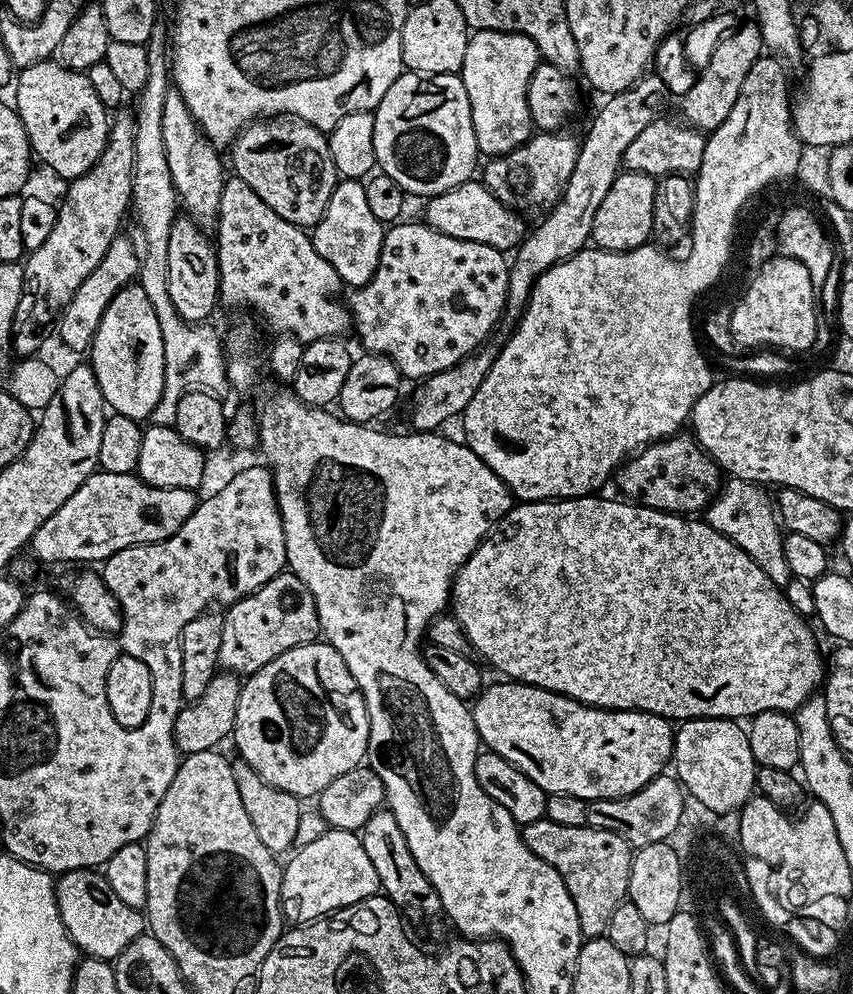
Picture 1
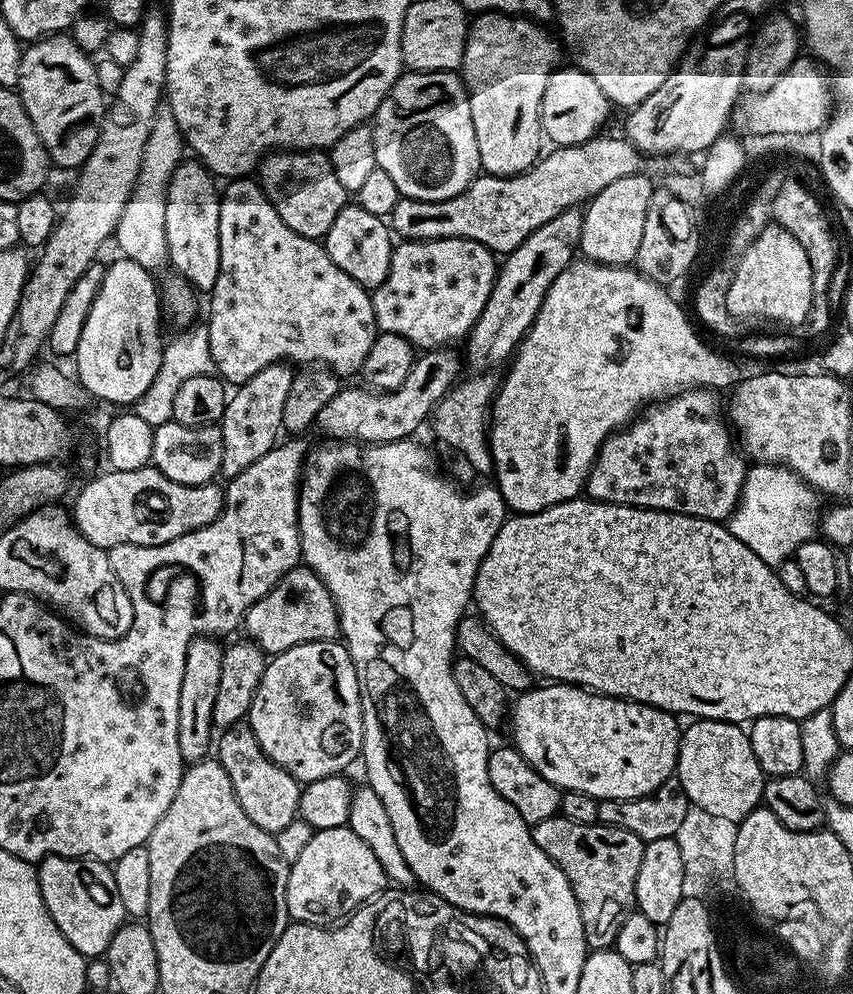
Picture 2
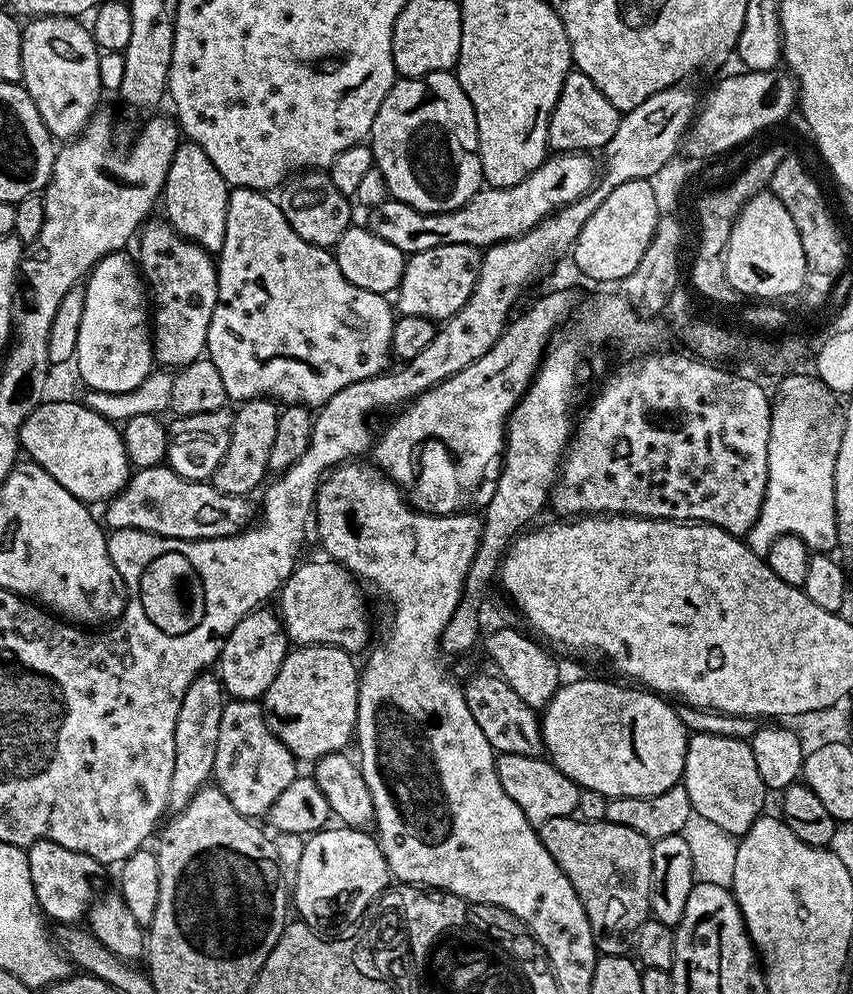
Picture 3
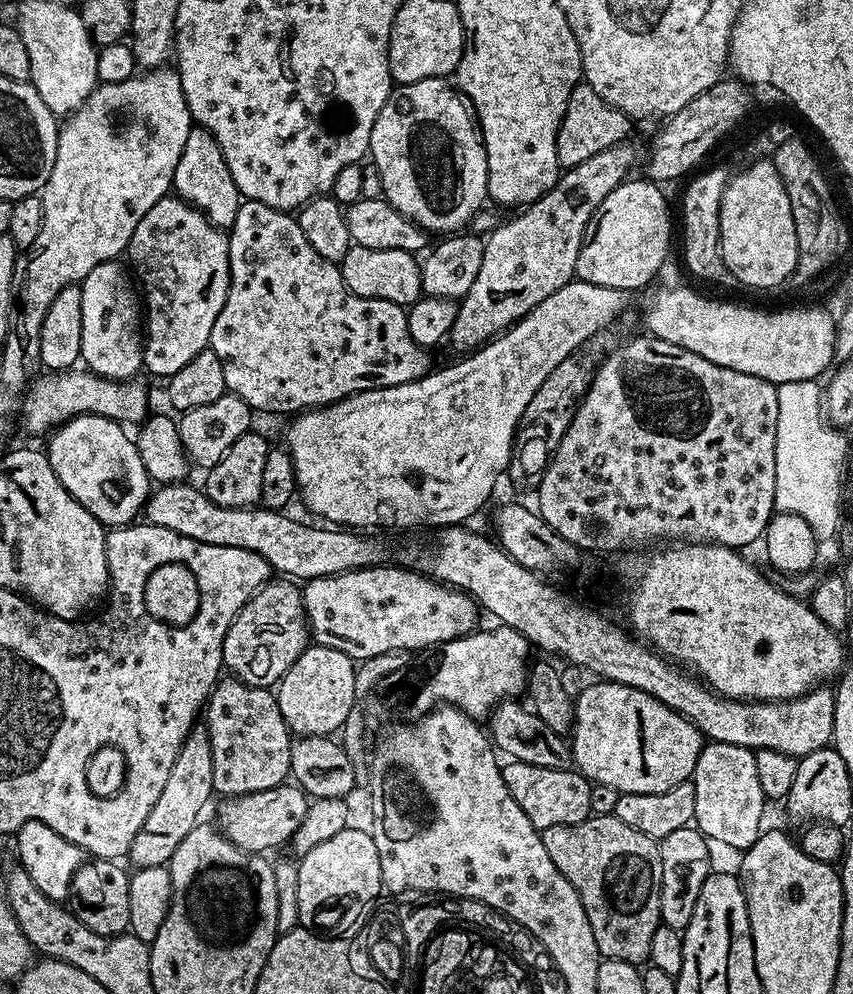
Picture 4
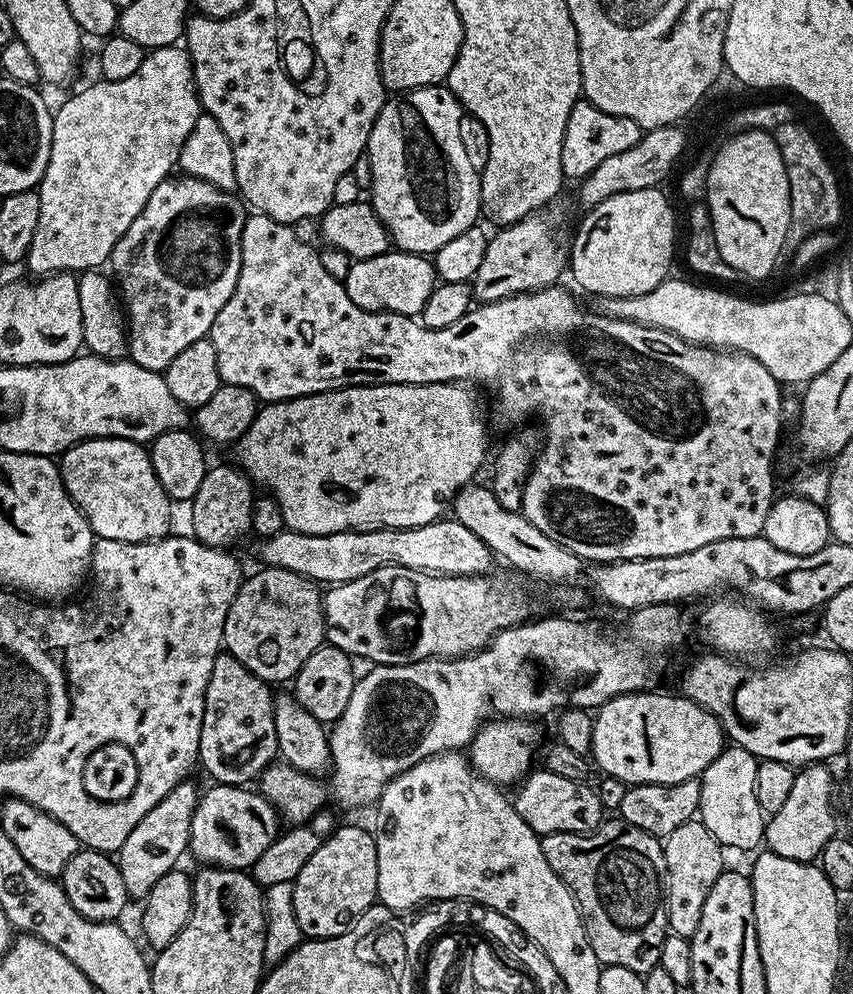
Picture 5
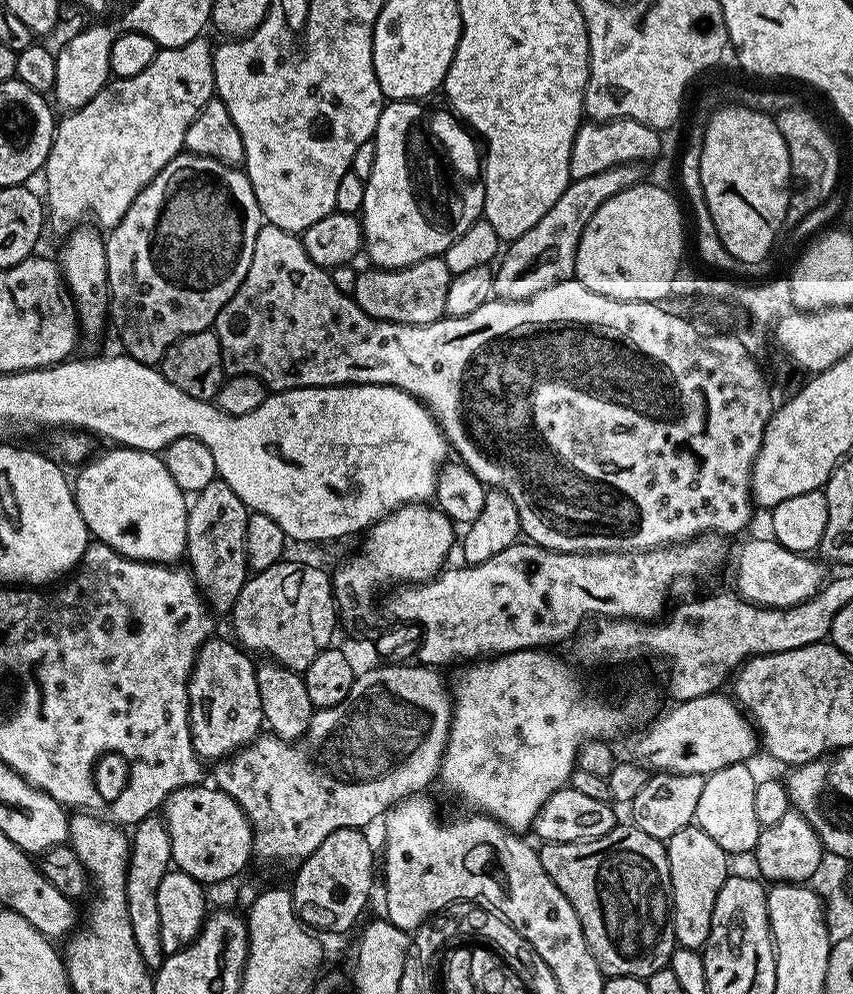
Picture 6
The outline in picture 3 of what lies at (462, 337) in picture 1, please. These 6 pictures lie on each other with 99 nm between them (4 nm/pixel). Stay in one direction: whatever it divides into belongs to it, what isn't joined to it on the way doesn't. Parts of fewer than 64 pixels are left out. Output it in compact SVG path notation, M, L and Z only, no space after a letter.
M468 244L434 246L434 250L411 253L405 259L402 282L394 293L395 311L402 316L426 316L433 322L443 322L458 314L476 285L481 255L481 249Z

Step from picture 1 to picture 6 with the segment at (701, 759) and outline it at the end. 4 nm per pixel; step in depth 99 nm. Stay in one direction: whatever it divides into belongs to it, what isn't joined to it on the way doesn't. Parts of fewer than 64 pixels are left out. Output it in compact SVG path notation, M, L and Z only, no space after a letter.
M747 763L731 764L722 770L712 772L702 786L702 795L698 801L695 827L706 830L722 850L729 852L750 852L755 849L760 837L760 823L754 811L754 790L758 779L748 769Z

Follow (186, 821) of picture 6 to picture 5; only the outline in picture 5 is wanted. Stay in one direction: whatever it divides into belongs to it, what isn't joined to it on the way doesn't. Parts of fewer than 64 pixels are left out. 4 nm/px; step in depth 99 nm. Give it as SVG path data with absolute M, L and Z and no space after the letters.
M217 784L211 785L211 789L207 791L205 789L201 793L199 802L195 806L194 816L191 819L191 838L189 840L189 853L193 855L200 863L204 866L219 867L219 868L230 868L236 871L243 871L251 869L251 866L255 864L256 860L260 858L260 854L273 843L274 839L279 835L280 827L278 828L278 822L280 823L280 816L276 808L259 792L253 789L233 784Z

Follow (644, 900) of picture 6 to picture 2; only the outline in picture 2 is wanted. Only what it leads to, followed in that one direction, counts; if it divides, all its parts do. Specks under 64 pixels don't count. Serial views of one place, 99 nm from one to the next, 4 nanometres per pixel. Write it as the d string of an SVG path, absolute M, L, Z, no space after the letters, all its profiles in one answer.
M559 814L546 818L542 822L531 825L532 837L534 842L538 842L538 846L545 852L548 857L558 866L558 870L562 870L562 874L566 874L566 882L570 882L570 886L574 890L574 898L578 902L578 910L582 914L582 930L586 934L586 942L589 949L599 950L602 948L612 948L618 938L618 930L622 930L622 922L626 922L626 918L636 908L636 883L638 882L638 866L642 866L642 854L644 853L645 841L638 838L638 834L630 834L630 830L622 830L621 828L611 828L608 824L579 824L578 822L570 822L564 816Z

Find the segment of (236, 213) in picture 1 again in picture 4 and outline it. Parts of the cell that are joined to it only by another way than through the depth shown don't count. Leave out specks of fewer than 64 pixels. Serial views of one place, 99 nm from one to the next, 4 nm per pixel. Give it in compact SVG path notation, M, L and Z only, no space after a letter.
M244 200L238 210L238 218L234 218L232 227L227 233L228 253L230 254L230 286L226 294L226 302L222 310L218 310L218 318L214 318L214 330L210 347L222 362L222 374L226 374L226 389L231 395L242 398L257 413L288 412L299 414L313 408L323 408L325 404L337 404L340 400L353 396L355 392L369 392L371 388L389 388L405 384L427 376L433 367L429 349L419 348L410 338L408 314L401 305L386 302L378 298L362 298L348 290L339 267L328 261L310 246L306 235L299 228L295 215L280 212L276 208L266 206L257 200Z

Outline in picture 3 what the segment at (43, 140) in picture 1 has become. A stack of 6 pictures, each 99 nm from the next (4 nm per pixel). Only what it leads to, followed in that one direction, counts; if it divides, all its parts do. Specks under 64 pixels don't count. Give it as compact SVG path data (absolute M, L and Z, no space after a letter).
M38 16L22 28L22 83L34 98L46 130L57 142L75 140L98 111L102 97L98 62L100 52L91 31L70 16Z

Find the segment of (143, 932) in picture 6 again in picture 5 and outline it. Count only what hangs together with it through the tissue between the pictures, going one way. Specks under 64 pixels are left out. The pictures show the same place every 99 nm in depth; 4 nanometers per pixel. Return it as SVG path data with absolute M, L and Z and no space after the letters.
M185 782L174 786L134 830L122 842L118 853L118 863L122 870L122 883L126 885L129 897L133 901L143 901L144 897L154 890L154 882L162 878L162 874L173 871L180 860L180 855L189 851L191 838L191 819L194 816L195 806L201 797L201 789L196 789L192 782Z

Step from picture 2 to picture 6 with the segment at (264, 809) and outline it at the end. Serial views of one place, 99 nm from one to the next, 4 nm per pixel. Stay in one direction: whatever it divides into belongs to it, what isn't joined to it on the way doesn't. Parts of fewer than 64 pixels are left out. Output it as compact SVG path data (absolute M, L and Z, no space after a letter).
M210 638L198 650L192 673L188 679L188 717L190 718L190 734L196 755L201 761L219 762L251 744L261 735L265 727L262 714L262 694L258 694L257 665L252 664L253 657L239 643L228 640Z

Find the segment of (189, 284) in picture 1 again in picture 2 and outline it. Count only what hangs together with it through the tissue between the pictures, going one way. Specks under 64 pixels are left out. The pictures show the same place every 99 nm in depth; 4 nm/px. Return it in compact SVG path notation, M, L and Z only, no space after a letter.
M195 158L180 161L170 178L166 194L166 246L168 264L176 267L180 276L172 276L162 288L162 312L180 326L193 323L196 316L196 292L184 280L189 280L198 291L211 293L214 282L218 282L220 265L220 192L211 172Z

